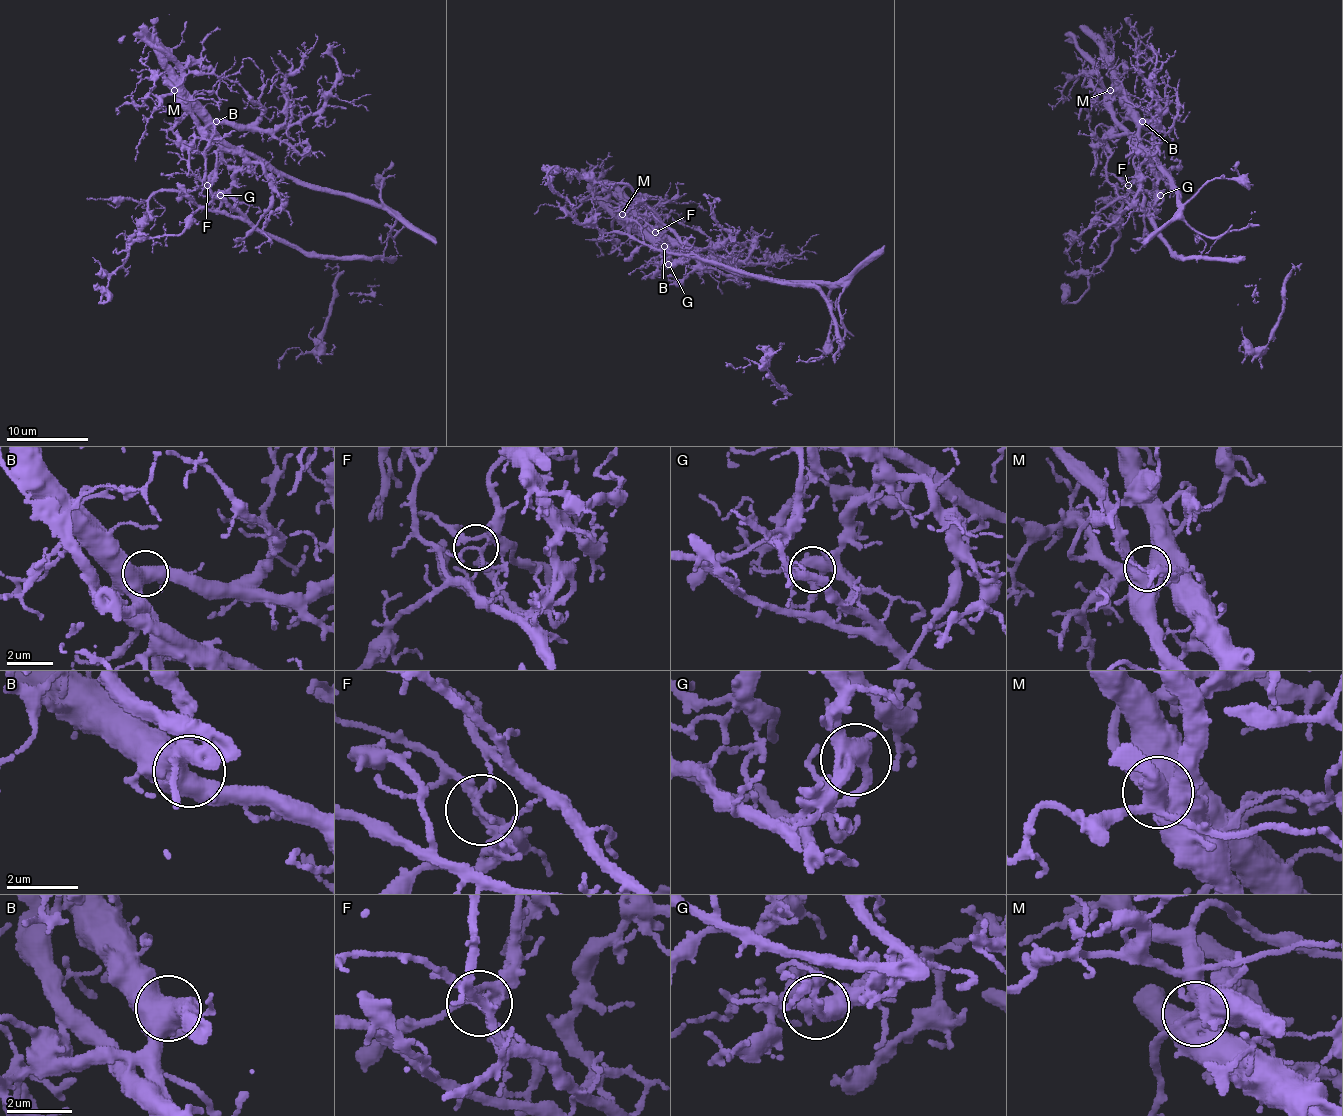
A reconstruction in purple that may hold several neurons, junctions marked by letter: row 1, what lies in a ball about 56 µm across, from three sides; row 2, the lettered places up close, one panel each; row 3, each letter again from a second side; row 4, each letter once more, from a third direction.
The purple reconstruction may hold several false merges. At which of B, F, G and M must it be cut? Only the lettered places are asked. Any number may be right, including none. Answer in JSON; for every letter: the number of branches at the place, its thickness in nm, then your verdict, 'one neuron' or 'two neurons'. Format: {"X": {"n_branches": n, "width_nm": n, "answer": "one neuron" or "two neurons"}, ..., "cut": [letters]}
{"B": {"n_branches": 3, "width_nm": 500, "answer": "one neuron"}, "F": {"n_branches": 3, "width_nm": 150, "answer": "two neurons"}, "G": {"n_branches": 3, "width_nm": 400, "answer": "one neuron"}, "M": {"n_branches": 3, "width_nm": 550, "answer": "two neurons"}, "cut": ["F", "M"]}

